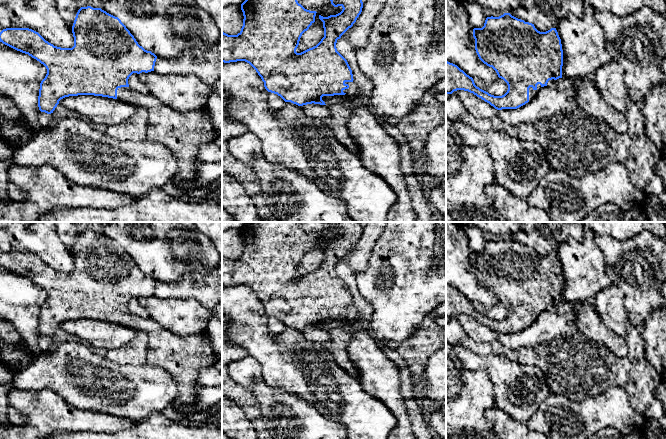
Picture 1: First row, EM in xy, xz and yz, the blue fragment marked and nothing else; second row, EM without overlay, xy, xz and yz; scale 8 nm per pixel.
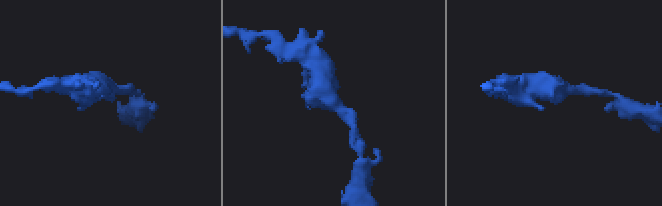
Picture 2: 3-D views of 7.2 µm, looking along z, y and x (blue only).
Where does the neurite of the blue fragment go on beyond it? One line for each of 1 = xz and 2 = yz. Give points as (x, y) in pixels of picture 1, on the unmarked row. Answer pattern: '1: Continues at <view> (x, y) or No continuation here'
1: Continues at xz (352, 314)
2: Continues at yz (532, 317)

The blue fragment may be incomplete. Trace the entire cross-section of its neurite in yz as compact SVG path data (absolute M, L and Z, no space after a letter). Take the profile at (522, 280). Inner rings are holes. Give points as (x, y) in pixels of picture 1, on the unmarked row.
M504 237L499 241L487 241L482 252L473 253L473 261L479 283L496 295L498 301L507 307L508 314L502 320L491 319L477 311L473 302L457 289L446 285L446 318L464 314L497 334L517 333L533 324L549 304L562 302L563 274L556 252L540 256L534 248Z

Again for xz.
M247 222L241 228L244 240L241 255L237 259L228 259L222 256L222 286L245 285L249 287L261 301L268 316L277 318L285 326L291 326L298 330L312 327L326 329L322 324L323 320L355 319L358 313L353 306L352 294L347 284L337 275L336 267L353 250L361 238L362 222L329 222L329 224L334 231L341 230L342 235L328 241L319 239L319 243L323 246L324 261L316 270L297 277L296 273L300 262L315 246L317 236L305 233L296 222Z

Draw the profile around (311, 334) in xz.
M307 328L300 330L303 334L304 338L308 341L314 341L314 342L326 342L329 340L329 333L326 329L320 329L320 328Z

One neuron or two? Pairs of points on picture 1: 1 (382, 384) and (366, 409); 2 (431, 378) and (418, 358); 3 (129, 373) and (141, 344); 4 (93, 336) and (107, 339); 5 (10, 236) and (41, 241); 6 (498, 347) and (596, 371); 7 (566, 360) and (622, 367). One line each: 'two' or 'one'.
1: two
2: two
3: two
4: one
5: one
6: one
7: one

